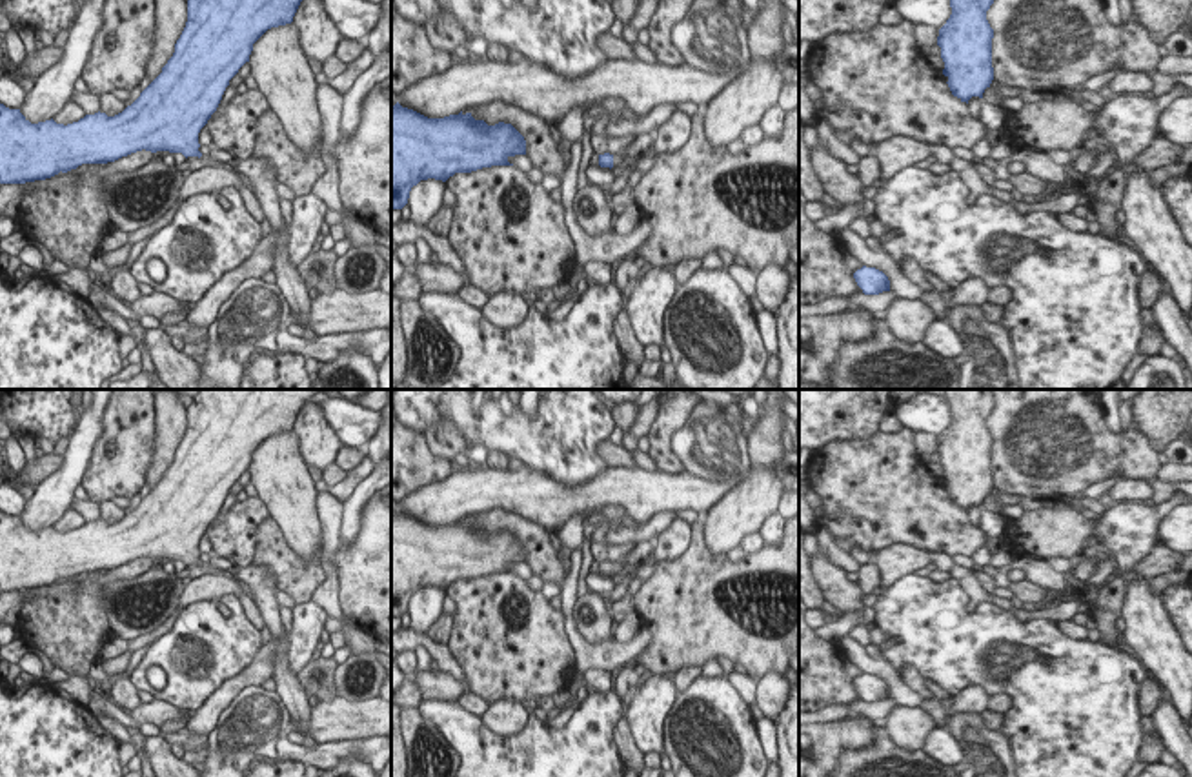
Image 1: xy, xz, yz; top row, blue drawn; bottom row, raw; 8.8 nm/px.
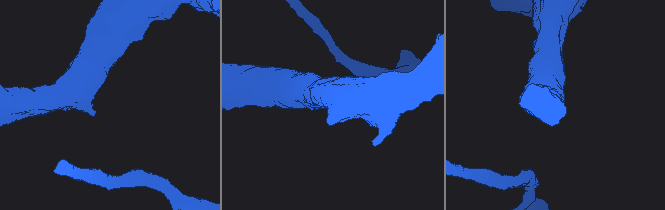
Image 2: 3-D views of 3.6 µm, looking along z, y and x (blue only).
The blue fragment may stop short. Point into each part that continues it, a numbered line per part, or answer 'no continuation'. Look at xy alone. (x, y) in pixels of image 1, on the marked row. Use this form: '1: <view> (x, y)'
no continuation

